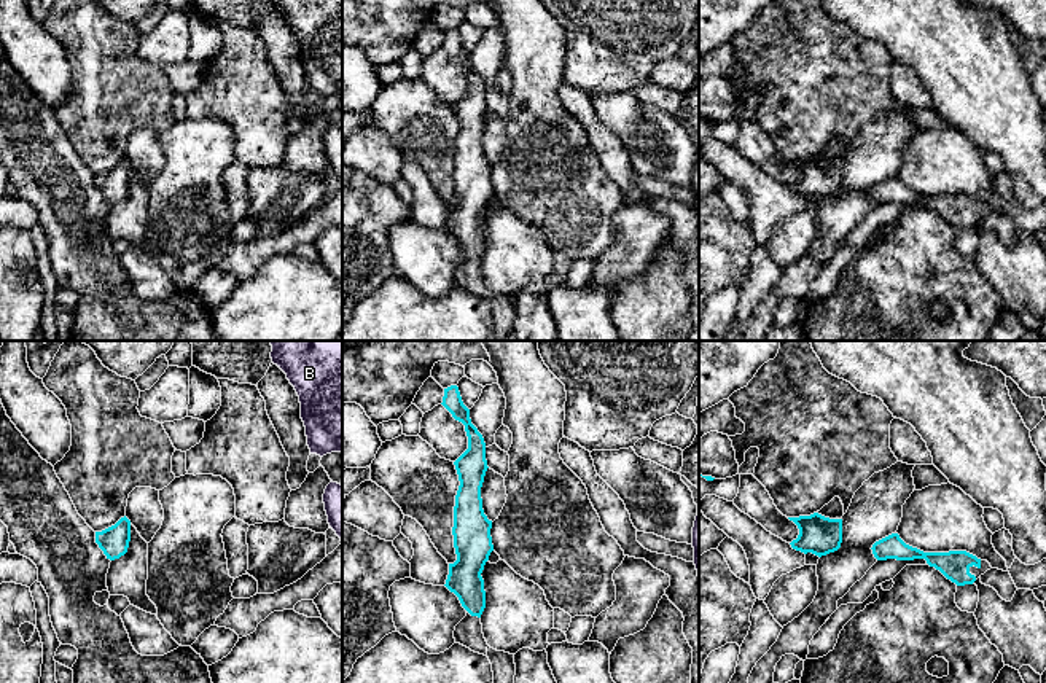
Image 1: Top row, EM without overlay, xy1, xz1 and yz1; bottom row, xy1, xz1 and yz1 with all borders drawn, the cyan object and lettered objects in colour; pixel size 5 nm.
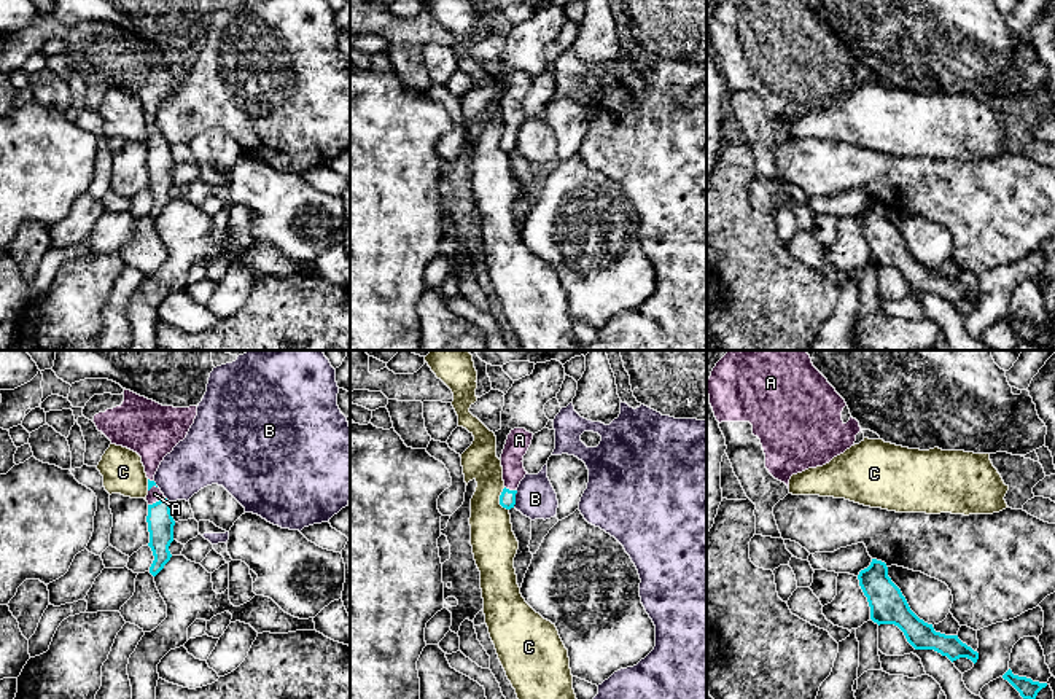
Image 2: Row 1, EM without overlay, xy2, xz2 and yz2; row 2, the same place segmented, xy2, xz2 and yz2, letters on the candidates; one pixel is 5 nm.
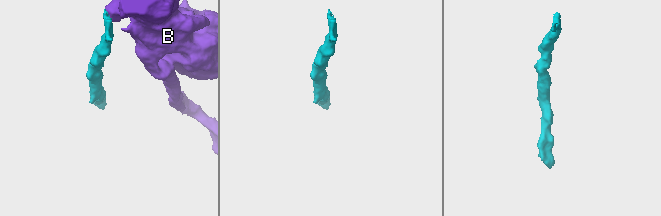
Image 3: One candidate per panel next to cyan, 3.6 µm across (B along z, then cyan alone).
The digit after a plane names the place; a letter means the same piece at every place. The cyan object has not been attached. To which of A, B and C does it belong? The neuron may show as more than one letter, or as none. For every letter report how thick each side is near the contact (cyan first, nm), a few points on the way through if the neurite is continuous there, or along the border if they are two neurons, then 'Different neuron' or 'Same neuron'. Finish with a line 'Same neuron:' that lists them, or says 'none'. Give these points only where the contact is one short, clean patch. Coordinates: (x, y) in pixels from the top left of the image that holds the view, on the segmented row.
A: Thickness 130 nm (cyan) against 70 nm. Path across: xy2 (159, 519), (156, 502), (155, 494). Same neuron
B: Thickness 80 nm (cyan) against 200 nm. Boundary: xz2 (517, 491), (513, 507). Different neuron
C: Thickness 80 nm (cyan) against 220 nm. Boundary: xz2 (505, 488), (500, 503), (508, 510). Different neuron
Same neuron: A

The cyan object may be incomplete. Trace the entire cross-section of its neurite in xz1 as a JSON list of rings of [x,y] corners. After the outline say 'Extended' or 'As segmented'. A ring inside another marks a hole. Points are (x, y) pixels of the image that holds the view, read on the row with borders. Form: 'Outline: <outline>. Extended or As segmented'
Outline: [[[459,387],[444,388],[441,403],[455,420],[465,425],[468,449],[454,462],[459,490],[454,506],[454,548],[457,560],[449,564],[446,587],[454,592],[466,616],[455,626],[454,638],[474,653],[489,658],[494,683],[514,683],[514,654],[490,648],[482,634],[481,615],[486,608],[484,580],[481,576],[494,551],[492,521],[482,509],[481,487],[487,471],[486,443],[471,423],[470,409],[463,404]]]. Extended

